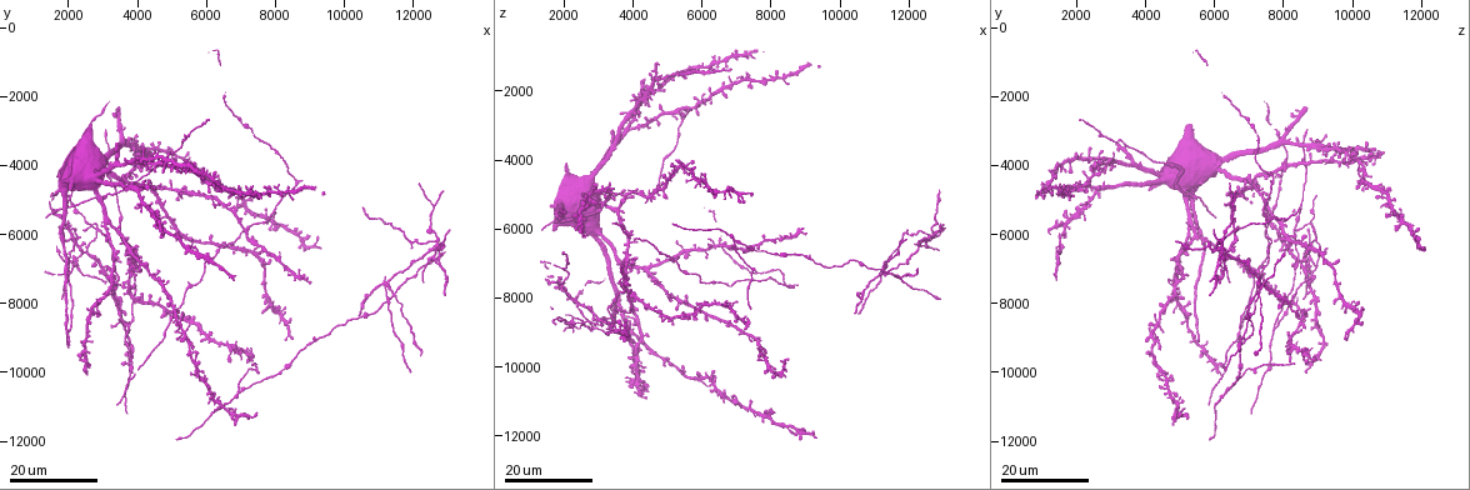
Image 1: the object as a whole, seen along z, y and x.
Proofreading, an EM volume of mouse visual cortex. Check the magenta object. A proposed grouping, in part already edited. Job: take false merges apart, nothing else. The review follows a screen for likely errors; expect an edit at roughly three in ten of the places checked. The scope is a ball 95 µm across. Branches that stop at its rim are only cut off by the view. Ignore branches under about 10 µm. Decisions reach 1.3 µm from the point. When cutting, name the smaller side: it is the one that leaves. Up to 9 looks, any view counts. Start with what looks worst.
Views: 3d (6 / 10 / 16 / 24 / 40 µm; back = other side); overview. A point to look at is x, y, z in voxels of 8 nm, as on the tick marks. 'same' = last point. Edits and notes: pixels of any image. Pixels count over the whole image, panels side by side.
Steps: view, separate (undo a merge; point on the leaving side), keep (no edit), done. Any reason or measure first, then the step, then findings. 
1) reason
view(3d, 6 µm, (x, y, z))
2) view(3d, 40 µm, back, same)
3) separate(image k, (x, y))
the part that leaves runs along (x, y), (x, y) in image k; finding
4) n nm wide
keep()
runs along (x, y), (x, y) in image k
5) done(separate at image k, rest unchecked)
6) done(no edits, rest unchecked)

four arms meet
view(3d, 24 µm, (11400, 7700, 7200))

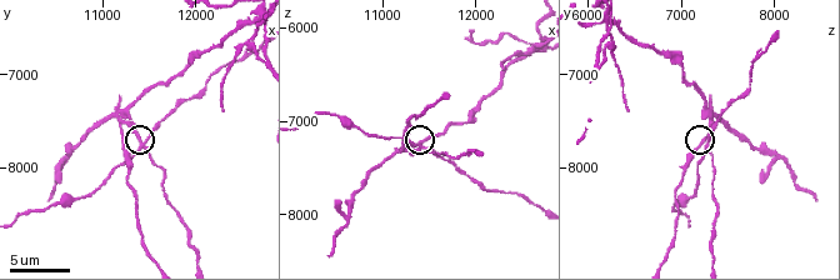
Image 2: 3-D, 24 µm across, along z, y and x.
closer look
view(3d, 6 µm, (11400, 7750, 7300))

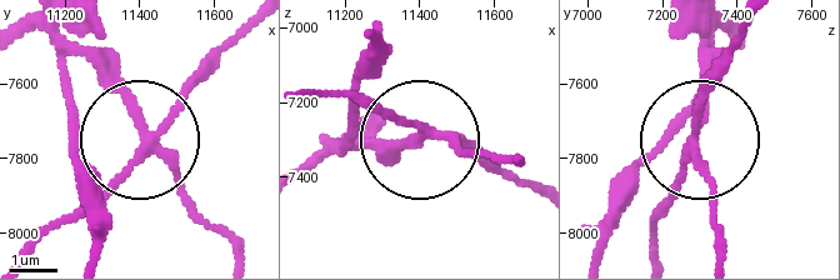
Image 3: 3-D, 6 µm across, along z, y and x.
210 nm wide
separate(image 3, (183, 204))
the part that leaves runs along (150, 136), (90, 21) in image 3; two neurons meet here

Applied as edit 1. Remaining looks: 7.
view(overview)

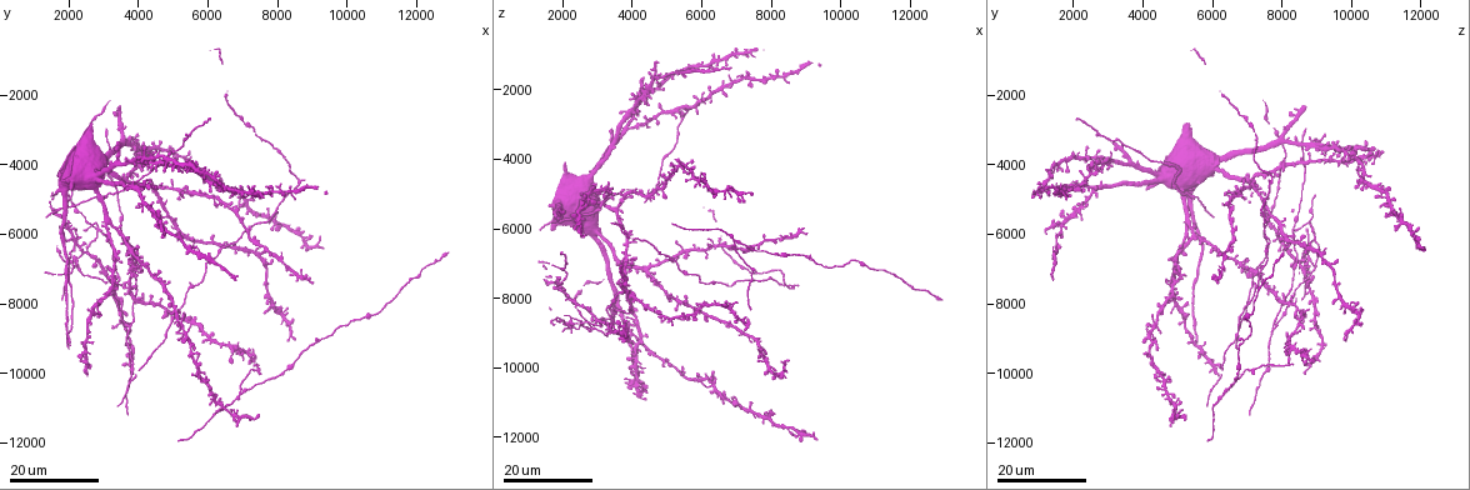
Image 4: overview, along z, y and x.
four or more arms meet
view(3d, 24 µm, (2900, 5900, 8900))

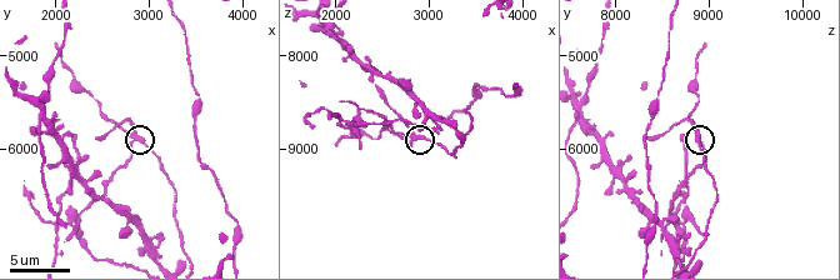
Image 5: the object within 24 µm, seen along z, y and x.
view(3d, 6 µm, (2850, 5900, 8850))

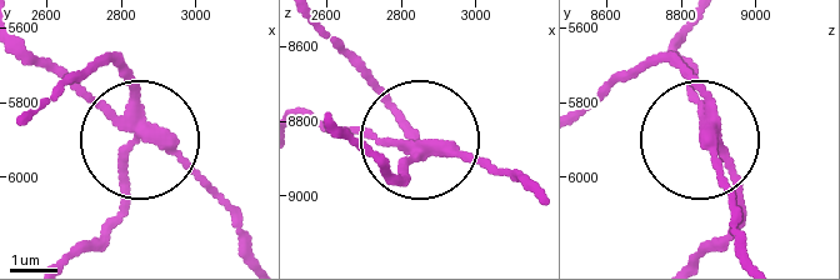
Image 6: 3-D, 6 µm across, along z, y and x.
240 nm wide
separate(image 6, (125, 64))
the part that leaves runs along (140, 131), (124, 199), (69, 258) in image 6; a second neuron is stuck on

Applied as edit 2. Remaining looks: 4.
three arms meet
view(3d, 10 µm, (3450, 7150, 8800))

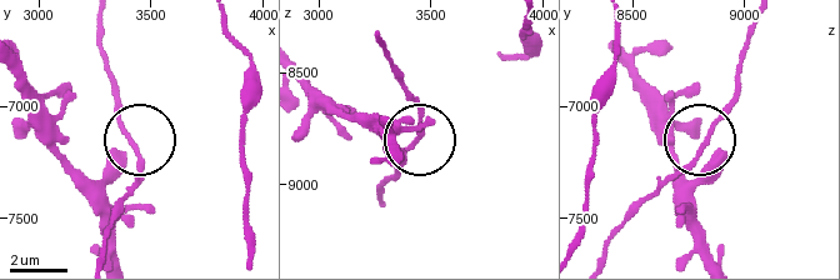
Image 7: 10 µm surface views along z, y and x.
from behind
view(3d, 10 µm, back, (3410, 7170, 8810))

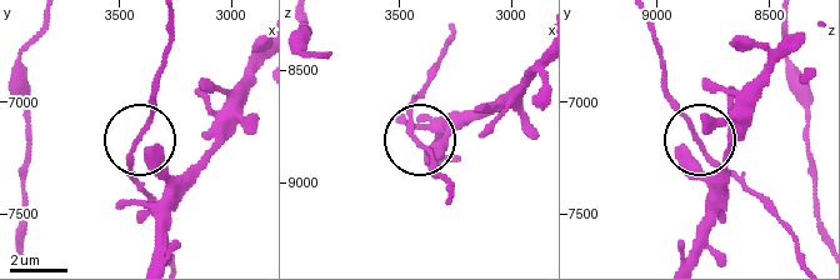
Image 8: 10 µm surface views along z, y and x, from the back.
3 arms
keep()
runs along (451, 33), (409, 116), (435, 178) in image 8; continuous, no second neuron

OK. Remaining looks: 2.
arms part here
view(3d, 16 µm, (3900, 8000, 8100))

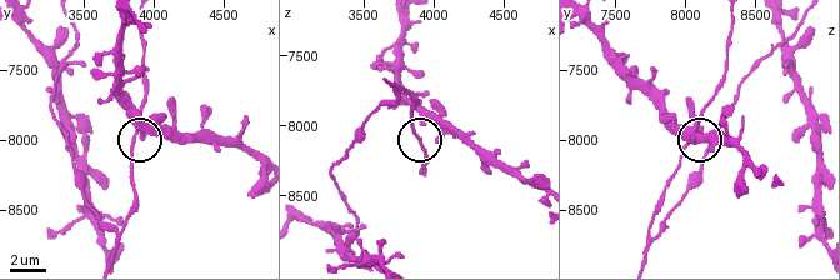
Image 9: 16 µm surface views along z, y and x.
view(3d, 10 µm, (3860, 7960, 8040))

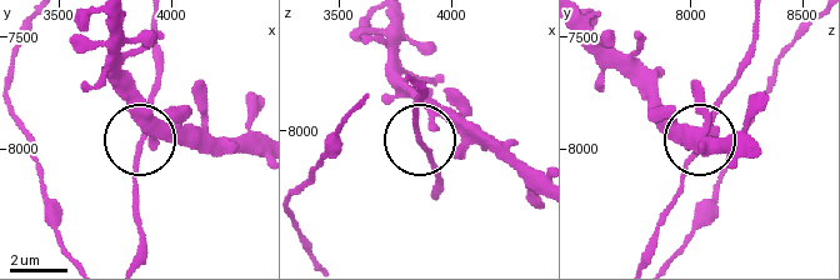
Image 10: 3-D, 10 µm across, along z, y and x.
3 arms
keep()
runs along (401, 23), (401, 83), (428, 116), (420, 143), (438, 180) in image 10; all the same neuron

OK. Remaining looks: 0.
done(separate at image 3, separate at image 6, rest unchecked)

